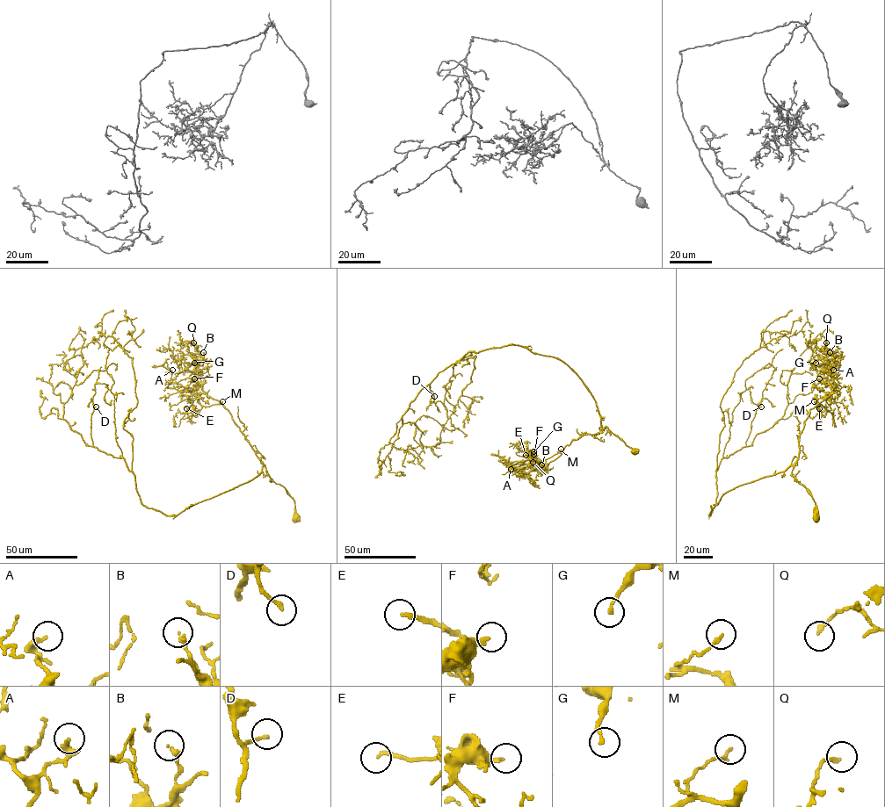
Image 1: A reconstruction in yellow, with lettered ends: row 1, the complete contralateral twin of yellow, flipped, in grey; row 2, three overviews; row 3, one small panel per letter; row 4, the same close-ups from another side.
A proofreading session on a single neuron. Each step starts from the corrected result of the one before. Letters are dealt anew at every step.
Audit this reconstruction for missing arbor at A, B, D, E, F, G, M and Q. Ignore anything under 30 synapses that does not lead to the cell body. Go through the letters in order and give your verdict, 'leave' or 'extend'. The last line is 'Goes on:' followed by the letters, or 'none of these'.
A: leave
B: leave
D: leave
E: extend
F: leave
G: leave
M: leave
Q: leave
Goes on: E

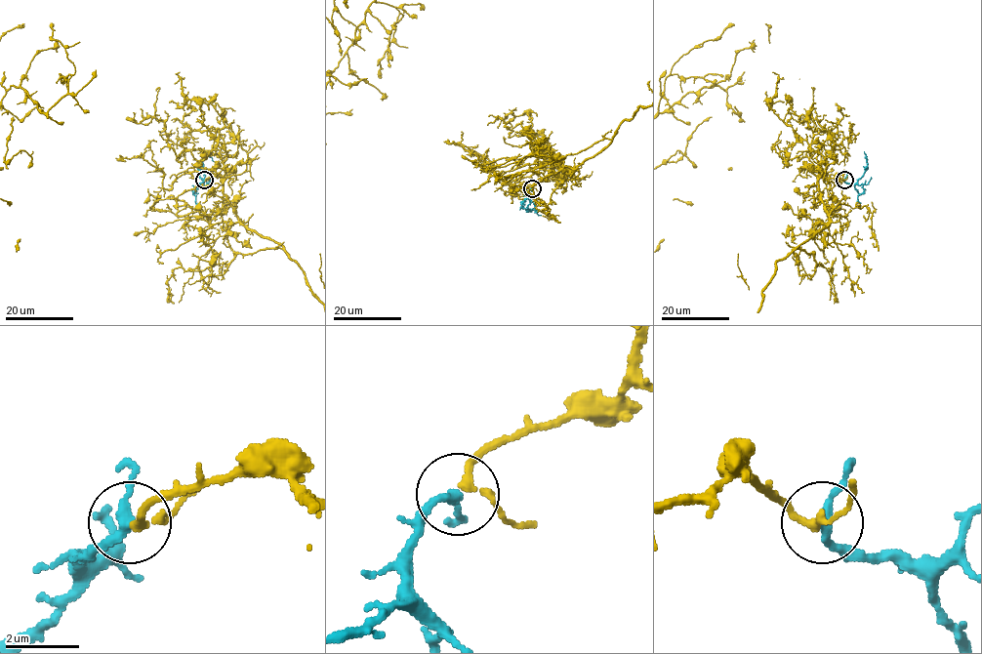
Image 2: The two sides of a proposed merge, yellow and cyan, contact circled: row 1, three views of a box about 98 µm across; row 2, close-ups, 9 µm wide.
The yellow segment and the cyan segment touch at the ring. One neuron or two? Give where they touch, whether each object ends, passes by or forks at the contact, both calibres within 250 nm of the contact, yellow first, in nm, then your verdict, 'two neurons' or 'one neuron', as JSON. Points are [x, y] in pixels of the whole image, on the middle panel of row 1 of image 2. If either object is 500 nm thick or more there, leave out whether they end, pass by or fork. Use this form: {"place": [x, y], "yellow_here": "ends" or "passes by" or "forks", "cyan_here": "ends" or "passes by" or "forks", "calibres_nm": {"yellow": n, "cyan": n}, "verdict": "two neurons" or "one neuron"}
{"place": [532, 188], "yellow_here": "passes by", "cyan_here": "passes by", "calibres_nm": {"yellow": 200, "cyan": 240}, "verdict": "one neuron"}

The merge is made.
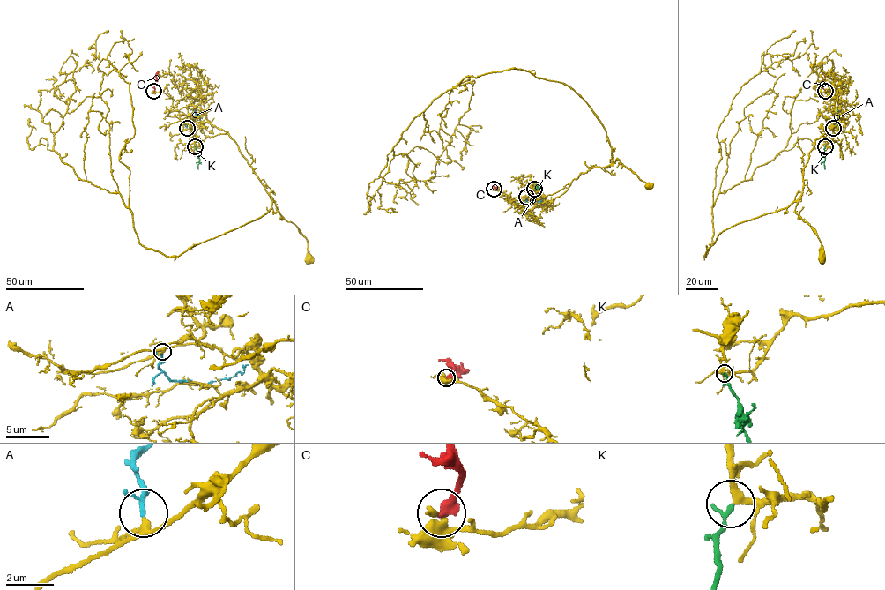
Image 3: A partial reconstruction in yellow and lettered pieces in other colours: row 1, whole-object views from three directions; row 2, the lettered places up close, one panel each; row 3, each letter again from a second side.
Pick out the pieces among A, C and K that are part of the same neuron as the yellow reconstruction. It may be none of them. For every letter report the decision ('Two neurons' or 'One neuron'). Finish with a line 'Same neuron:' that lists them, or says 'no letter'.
A: Two neurons
C: Two neurons
K: One neuron
Same neuron: K

